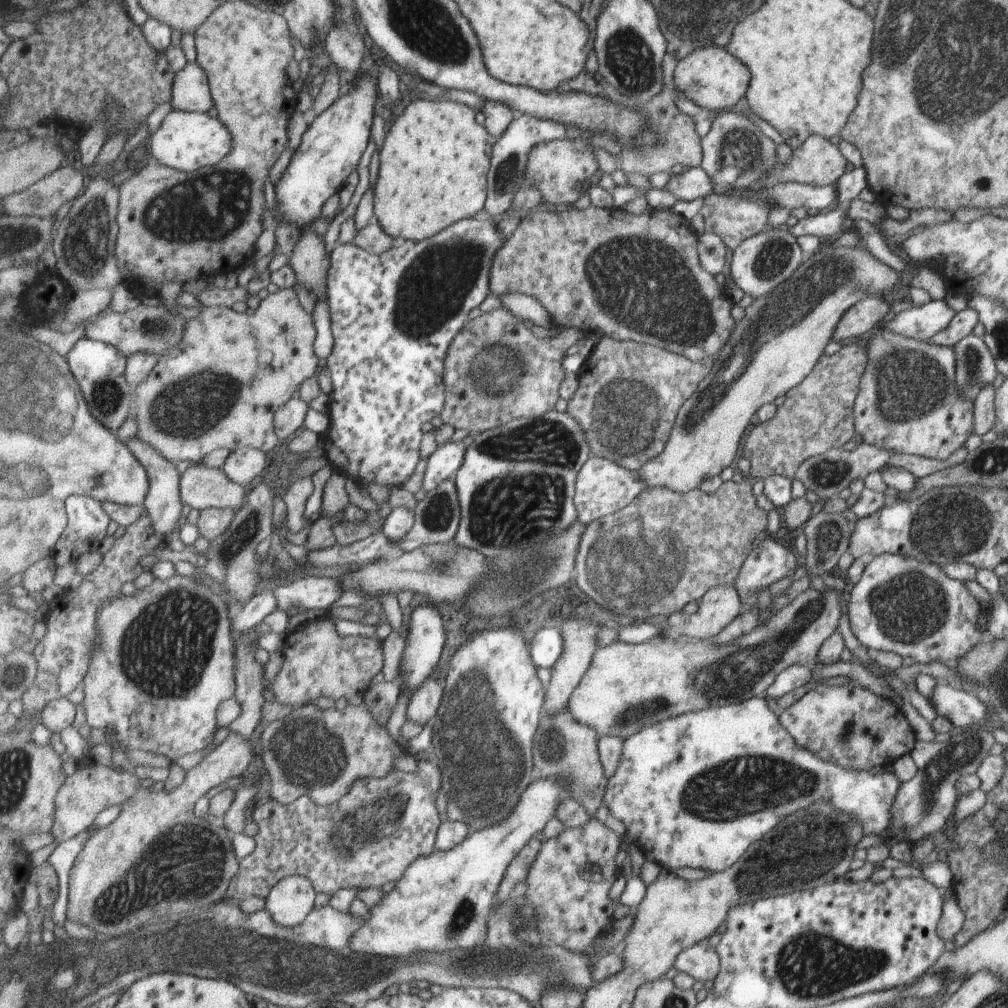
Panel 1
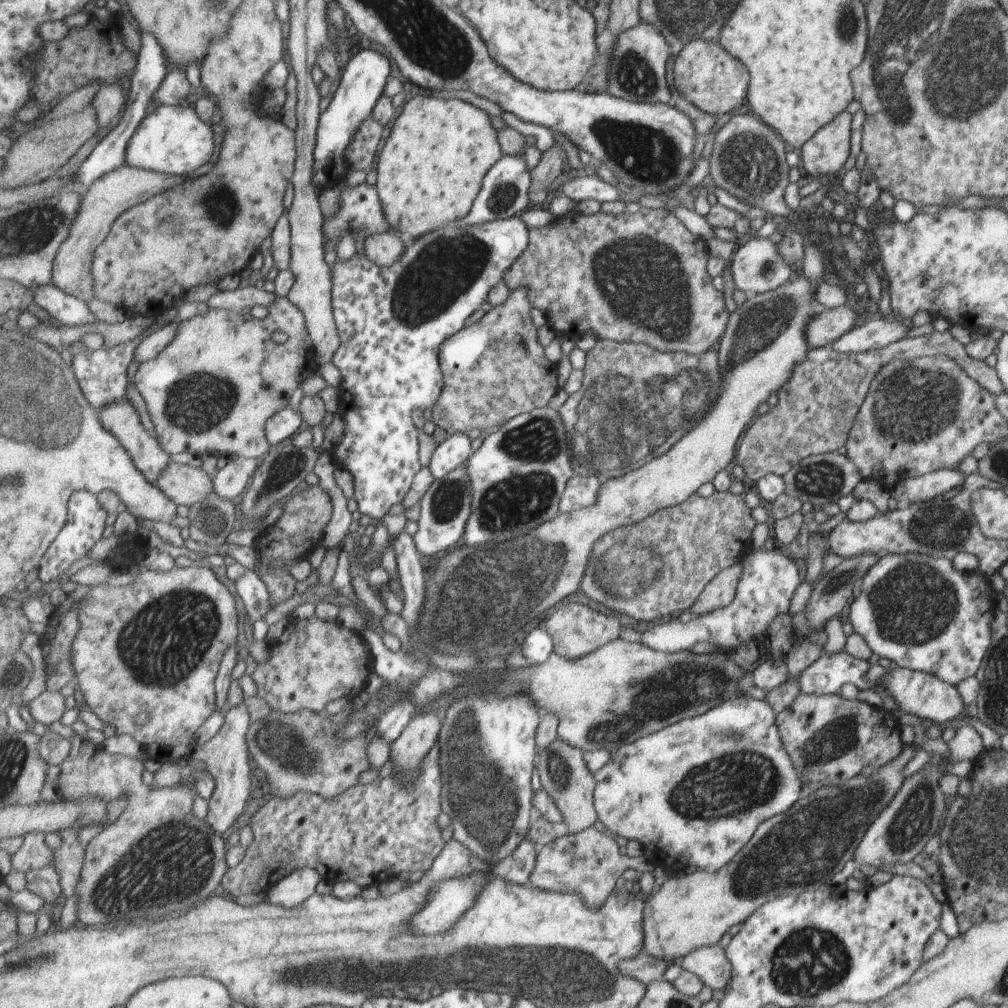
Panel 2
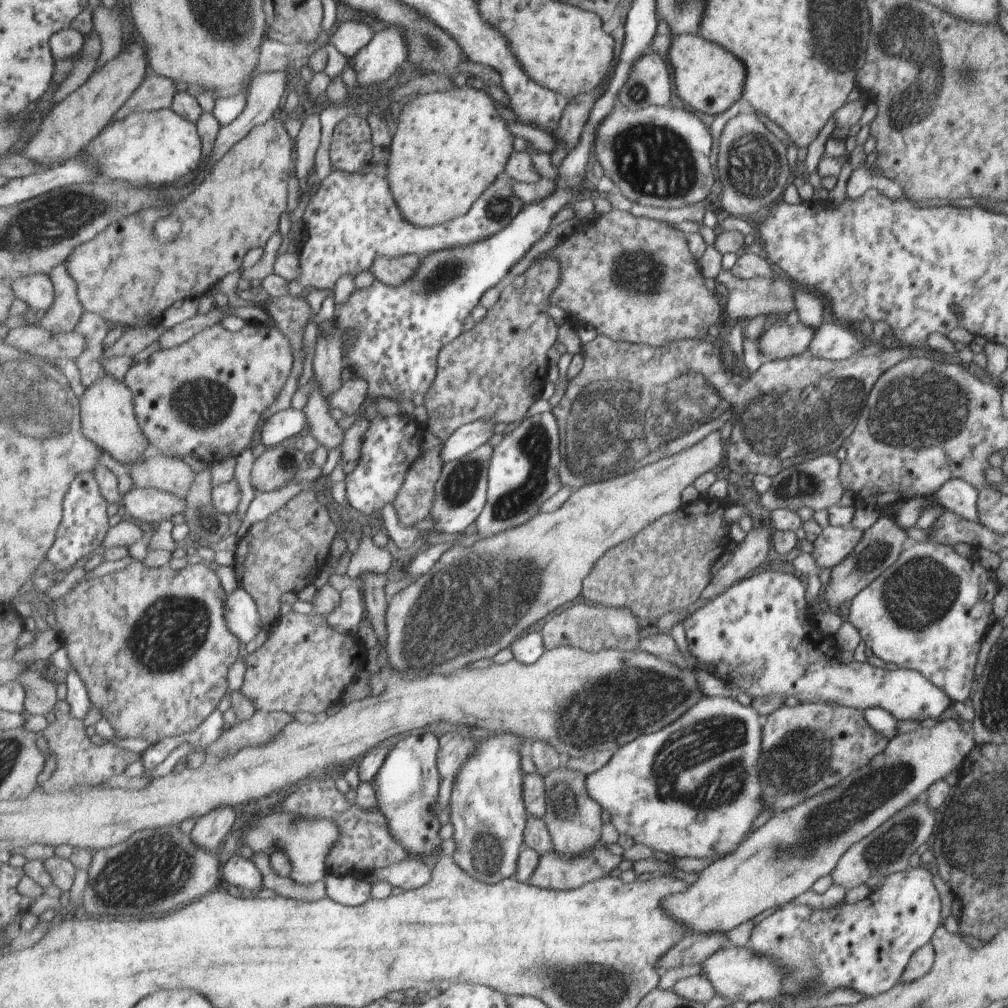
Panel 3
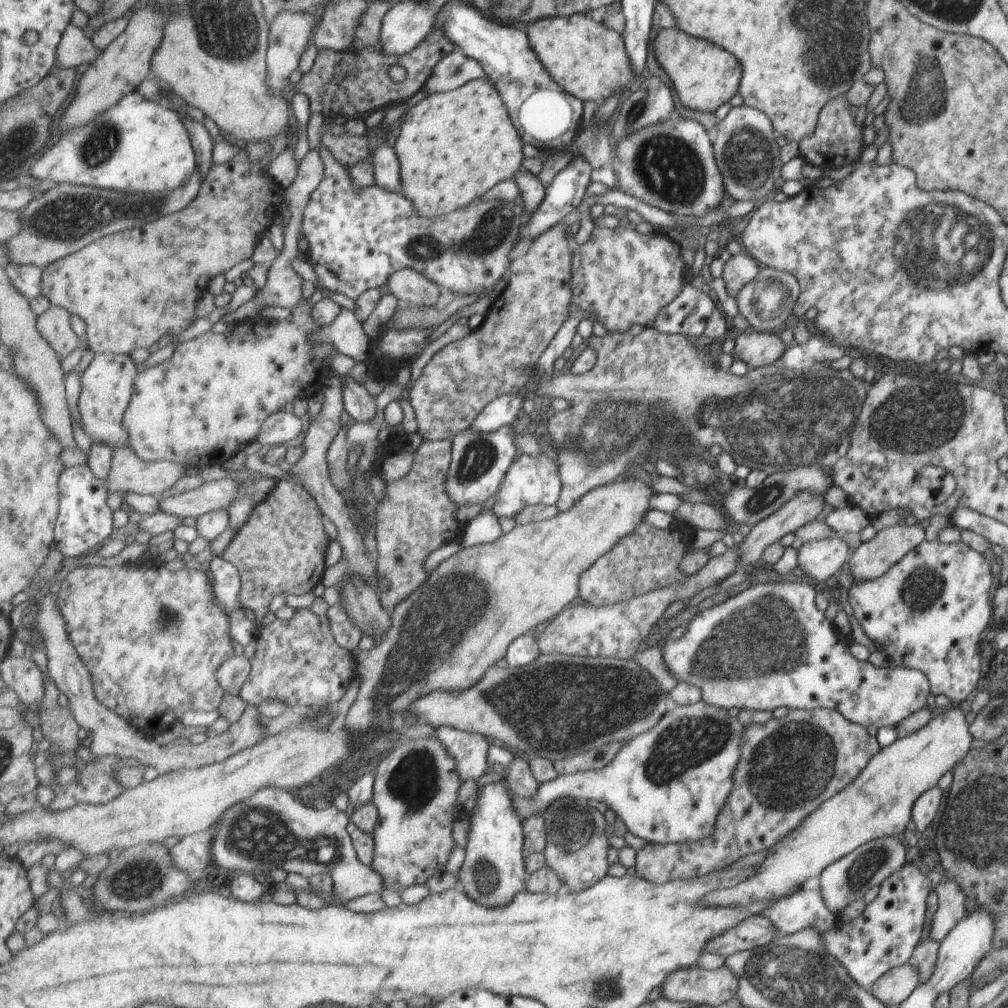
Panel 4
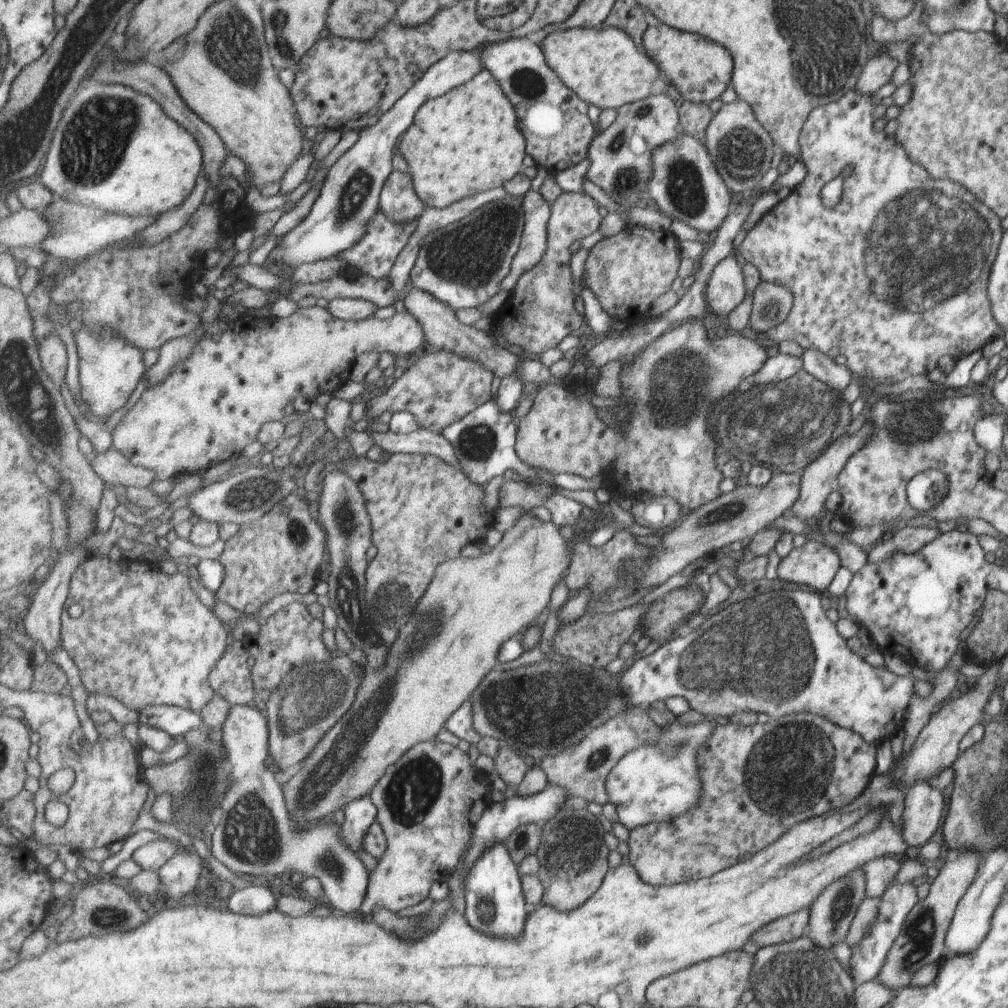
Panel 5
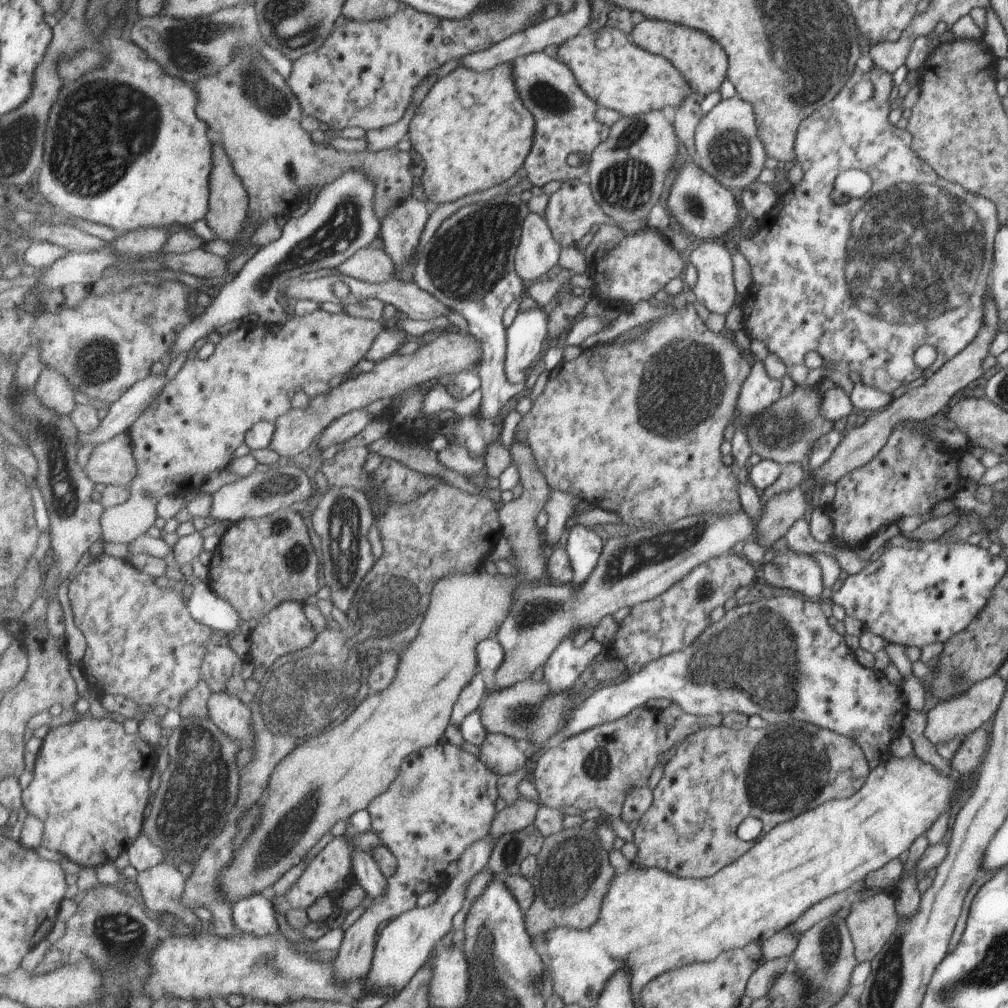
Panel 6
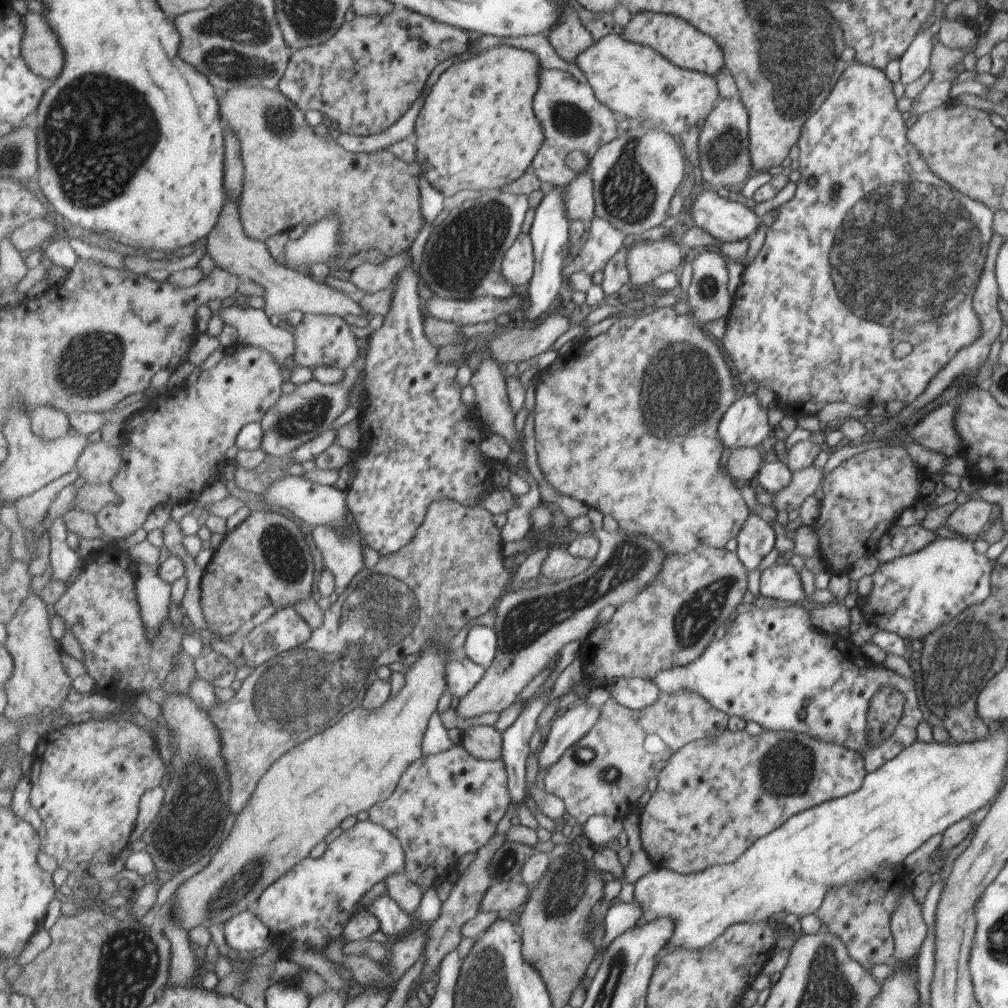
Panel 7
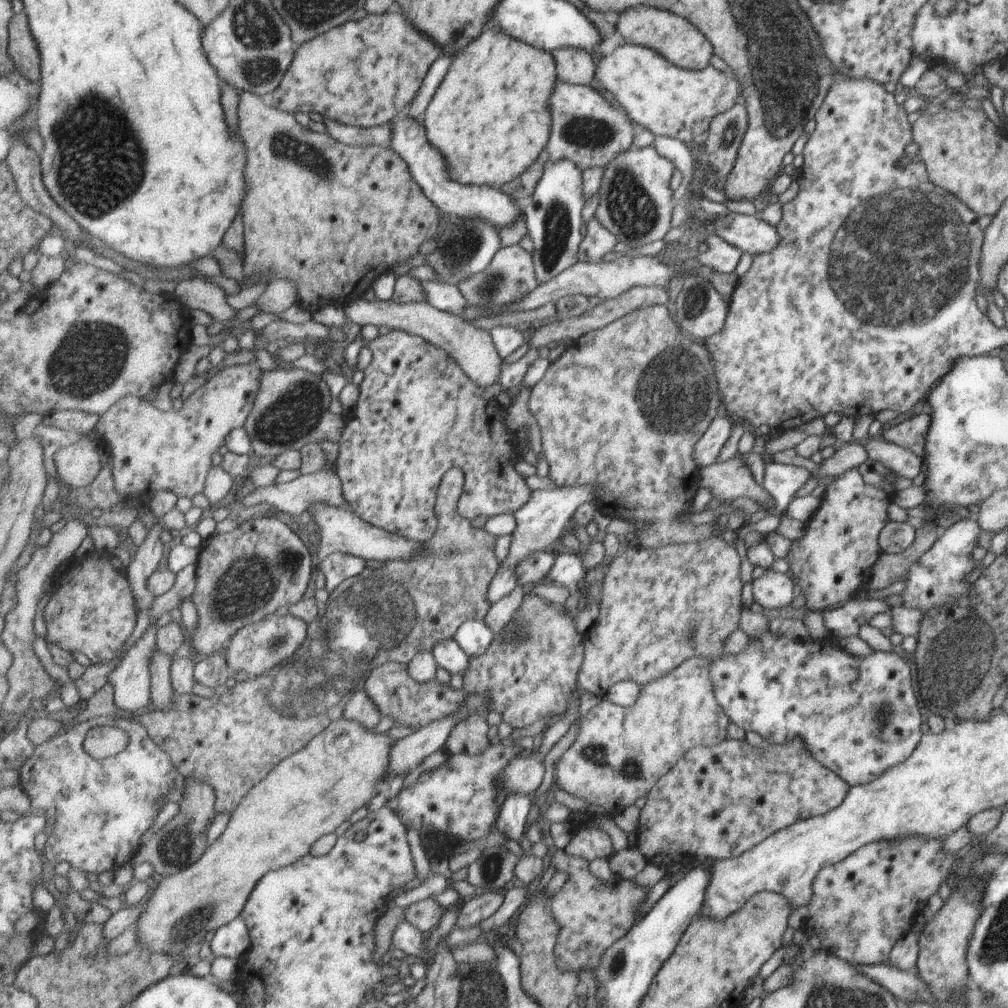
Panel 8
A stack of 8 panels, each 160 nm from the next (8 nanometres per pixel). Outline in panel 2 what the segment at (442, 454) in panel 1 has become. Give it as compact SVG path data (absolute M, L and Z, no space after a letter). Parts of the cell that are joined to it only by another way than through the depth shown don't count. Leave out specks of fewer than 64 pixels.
M459 431L458 433L447 436L439 444L432 454L429 467L437 479L445 478L452 470L458 466L465 465L474 455L471 438L467 432Z

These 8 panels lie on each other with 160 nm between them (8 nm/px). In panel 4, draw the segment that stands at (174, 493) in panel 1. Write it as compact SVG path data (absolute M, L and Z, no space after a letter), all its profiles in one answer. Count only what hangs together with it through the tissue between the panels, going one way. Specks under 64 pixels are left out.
M95 354L82 374L82 391L79 401L84 431L92 442L107 443L113 448L129 446L124 420L127 409L131 406L139 373L139 365L133 362L130 355Z

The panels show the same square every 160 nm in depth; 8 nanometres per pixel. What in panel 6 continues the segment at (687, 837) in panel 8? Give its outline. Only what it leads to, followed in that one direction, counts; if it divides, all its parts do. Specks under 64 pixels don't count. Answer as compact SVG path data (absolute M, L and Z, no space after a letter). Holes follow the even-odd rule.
M803 721L796 722L773 724L771 728L763 728L763 732L748 726L735 730L720 724L689 734L664 764L649 810L631 826L632 841L636 846L633 862L640 862L645 868L660 868L680 877L702 879L713 876L719 869L745 855L757 839L779 823L801 814L805 806L815 808L833 798L847 798L865 783L875 765L866 761L856 742L827 729ZM751 816L761 822L760 834L753 841L743 840L743 836L739 836L739 828L743 828L743 820L751 820Z

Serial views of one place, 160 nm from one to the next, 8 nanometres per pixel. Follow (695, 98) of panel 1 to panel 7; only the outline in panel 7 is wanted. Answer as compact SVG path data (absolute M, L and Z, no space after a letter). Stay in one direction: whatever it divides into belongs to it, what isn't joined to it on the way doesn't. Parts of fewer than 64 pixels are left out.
M641 12L641 14L629 18L621 36L624 40L654 49L655 52L661 53L667 61L681 69L703 72L703 74L715 77L719 68L724 65L721 46L717 48L717 44L709 36L697 32L685 20L675 18L675 16Z

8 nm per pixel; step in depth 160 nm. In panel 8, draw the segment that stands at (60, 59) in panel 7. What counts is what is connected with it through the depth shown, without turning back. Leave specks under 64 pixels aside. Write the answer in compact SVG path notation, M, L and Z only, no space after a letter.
M14 14L9 24L10 56L14 59L16 67L31 81L39 83L42 79L41 60L37 42L31 36L29 18L27 14Z

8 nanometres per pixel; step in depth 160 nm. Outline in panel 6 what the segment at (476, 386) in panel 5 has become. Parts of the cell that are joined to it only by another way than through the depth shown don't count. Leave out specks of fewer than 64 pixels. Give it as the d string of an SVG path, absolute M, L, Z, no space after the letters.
M379 407L375 408L375 413L373 416L369 416L364 409L360 411L353 411L338 419L335 419L323 432L320 438L315 444L315 448L322 452L335 446L335 444L343 444L347 440L351 440L353 436L357 436L371 420L374 420L377 410Z

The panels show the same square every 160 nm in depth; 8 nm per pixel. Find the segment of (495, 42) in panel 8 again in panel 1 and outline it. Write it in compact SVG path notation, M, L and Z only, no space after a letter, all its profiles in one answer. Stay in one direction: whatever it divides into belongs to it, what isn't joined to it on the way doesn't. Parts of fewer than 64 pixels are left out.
M448 99L405 101L379 154L379 176L374 186L375 221L396 241L422 241L452 224L483 212L488 197L488 175L498 141L485 125L475 120L477 112L461 102Z

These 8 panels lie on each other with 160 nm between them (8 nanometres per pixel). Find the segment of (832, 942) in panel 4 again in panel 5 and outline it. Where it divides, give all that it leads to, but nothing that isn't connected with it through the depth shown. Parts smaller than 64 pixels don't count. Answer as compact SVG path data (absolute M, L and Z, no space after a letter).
M899 883L887 887L880 896L878 918L873 925L866 928L863 940L854 948L848 964L848 974L853 980L854 986L873 980L881 971L882 964L886 962L886 954L895 938L901 934L901 928L905 926L905 918L917 903L917 894L911 883Z

